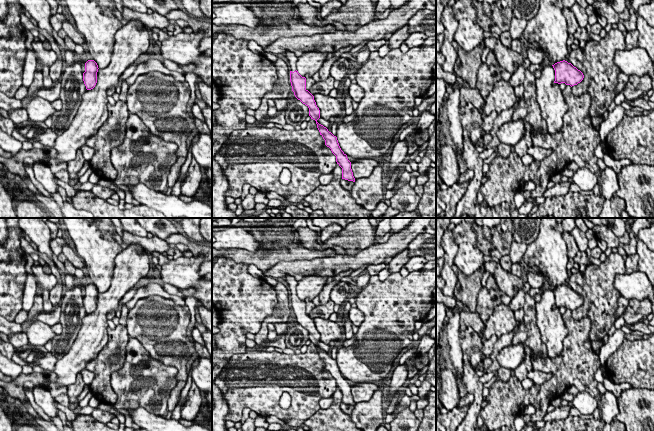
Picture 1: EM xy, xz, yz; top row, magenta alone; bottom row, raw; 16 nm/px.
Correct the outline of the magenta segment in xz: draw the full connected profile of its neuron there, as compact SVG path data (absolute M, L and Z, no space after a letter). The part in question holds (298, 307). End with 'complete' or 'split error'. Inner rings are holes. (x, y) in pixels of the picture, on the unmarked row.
M286 275L285 281L288 283L290 306L295 321L309 332L309 340L316 345L320 359L325 364L325 369L331 373L332 377L336 380L337 388L342 392L342 403L355 406L351 386L341 374L337 361L317 346L320 342L320 334L316 329L314 320L306 313L306 302L302 301L297 295L298 281L290 275Z; split error

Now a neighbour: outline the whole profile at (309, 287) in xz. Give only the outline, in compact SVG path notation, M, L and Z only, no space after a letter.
M304 276L300 281L298 281L297 285L297 295L298 297L304 301L308 298L312 301L316 296L320 294L328 277L320 277L320 276Z

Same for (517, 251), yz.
M512 241L509 257L513 264L520 262L527 250L527 247L528 244L525 242L518 243L516 241Z

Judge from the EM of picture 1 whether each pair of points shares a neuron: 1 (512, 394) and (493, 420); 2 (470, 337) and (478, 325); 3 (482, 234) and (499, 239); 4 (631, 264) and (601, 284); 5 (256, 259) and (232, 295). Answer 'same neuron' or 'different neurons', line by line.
1: same neuron
2: different neurons
3: same neuron
4: different neurons
5: different neurons

